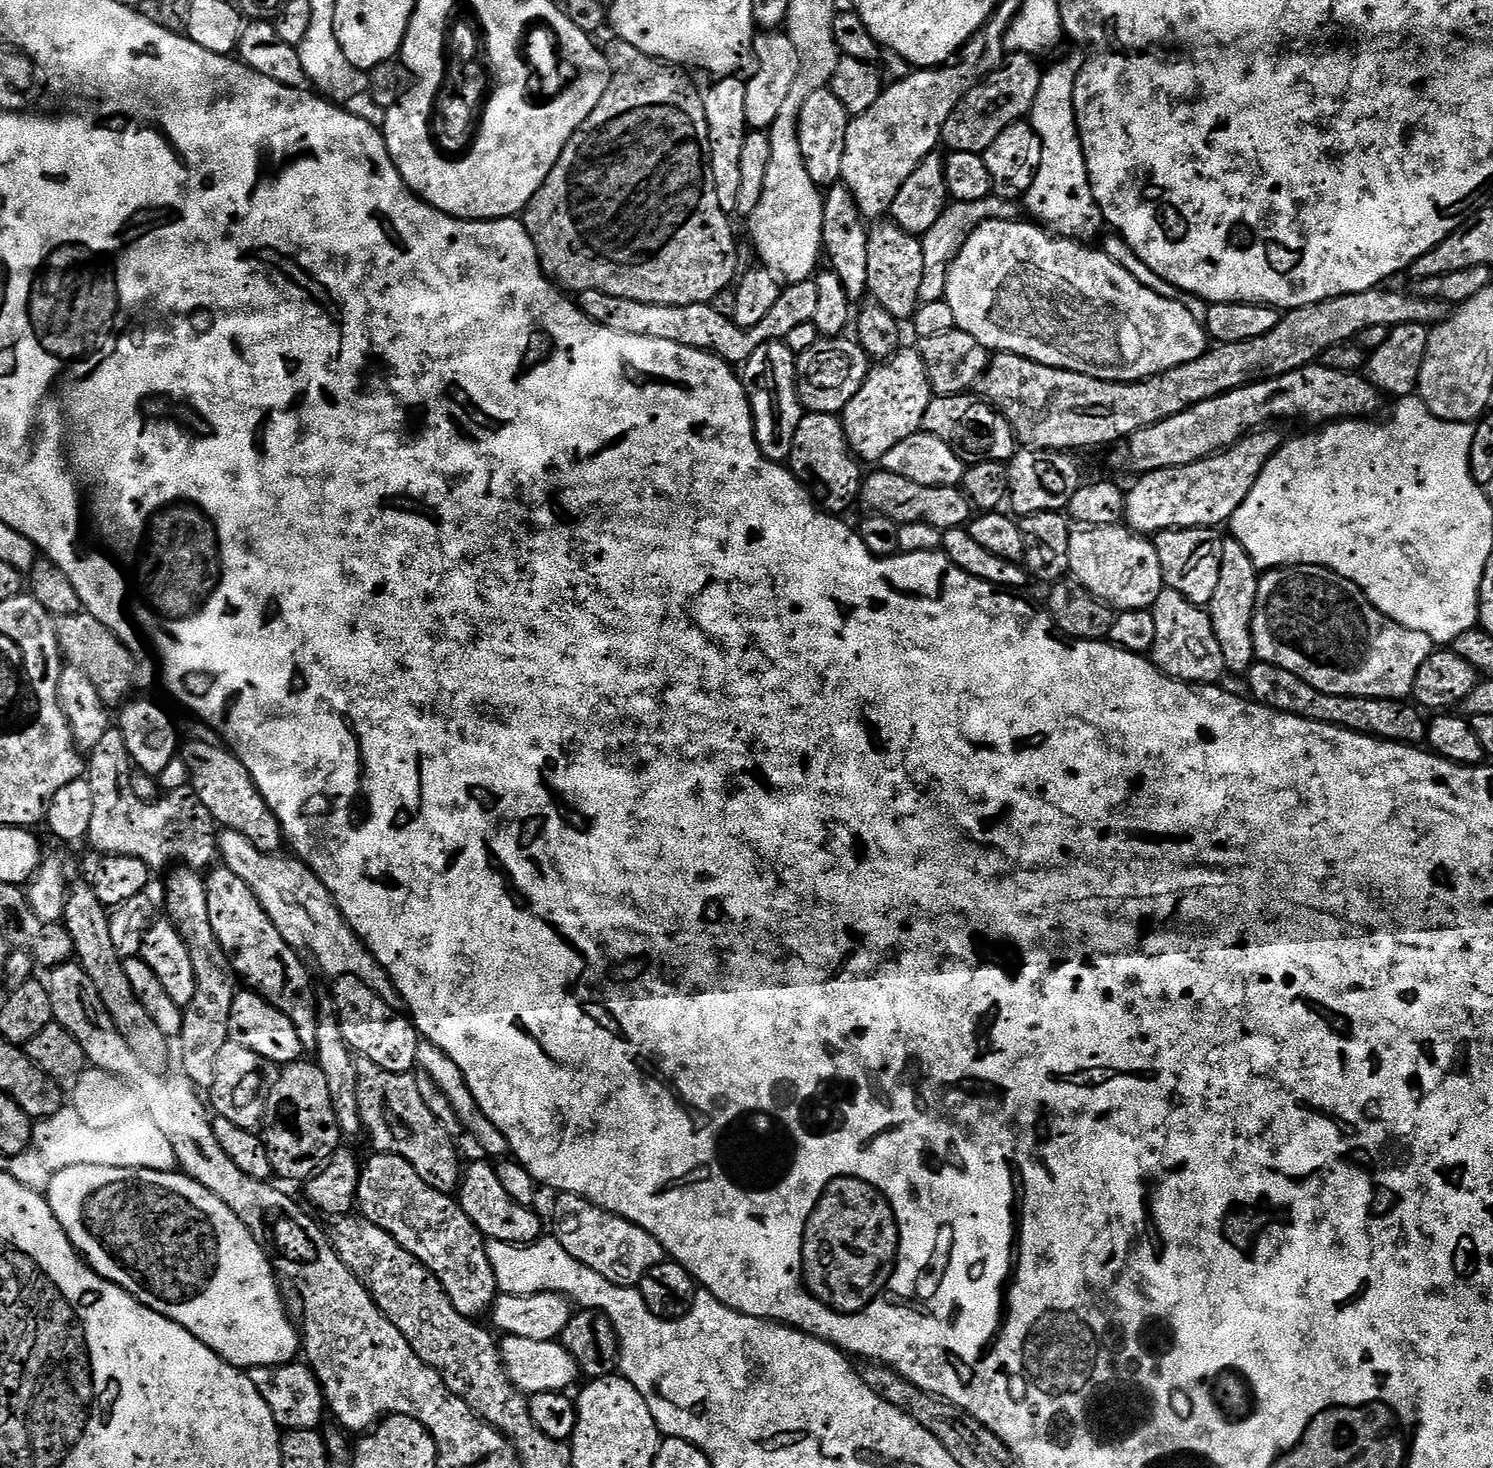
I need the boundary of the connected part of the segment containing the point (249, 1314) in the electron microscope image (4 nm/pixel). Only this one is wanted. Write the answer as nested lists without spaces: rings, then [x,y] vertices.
[[[70,1166],[66,1170],[55,1173],[48,1184],[46,1199],[50,1210],[54,1210],[54,1218],[66,1230],[70,1242],[76,1251],[83,1256],[85,1262],[95,1270],[99,1276],[114,1282],[122,1290],[126,1290],[138,1303],[144,1304],[150,1310],[178,1322],[194,1338],[198,1338],[211,1352],[217,1352],[228,1364],[241,1370],[257,1368],[258,1366],[274,1366],[275,1364],[291,1364],[297,1359],[302,1348],[302,1336],[292,1325],[288,1312],[284,1309],[284,1296],[280,1293],[280,1284],[276,1281],[277,1269],[270,1259],[269,1253],[263,1244],[256,1239],[254,1233],[240,1221],[238,1214],[222,1202],[206,1186],[194,1182],[190,1177],[174,1172],[155,1172],[154,1170],[142,1170],[141,1168],[111,1168],[110,1166]]]

